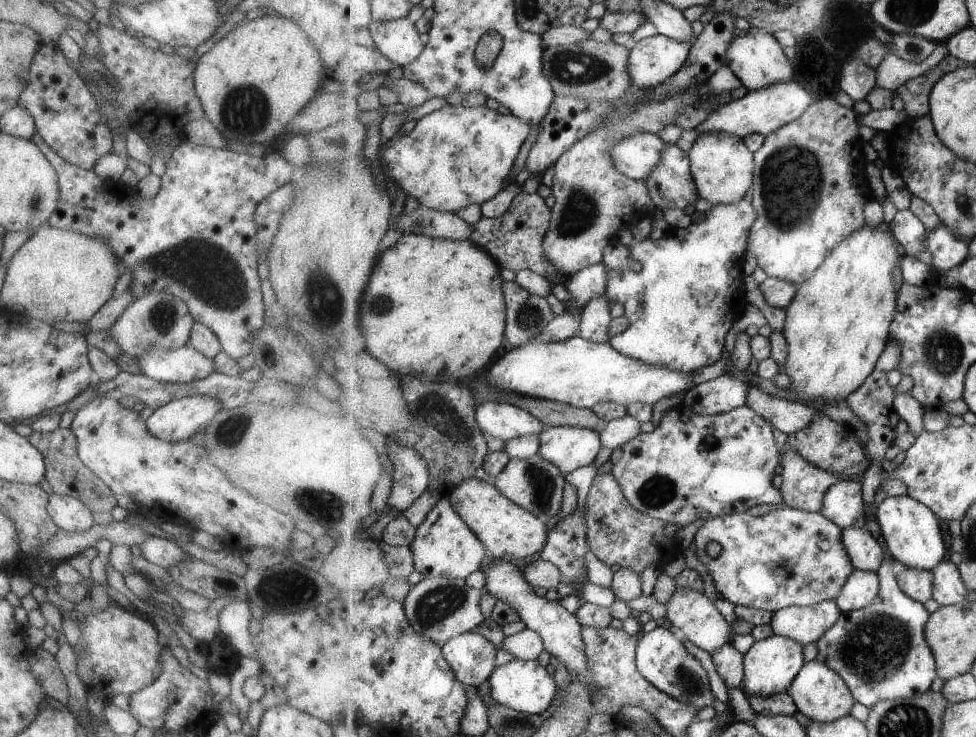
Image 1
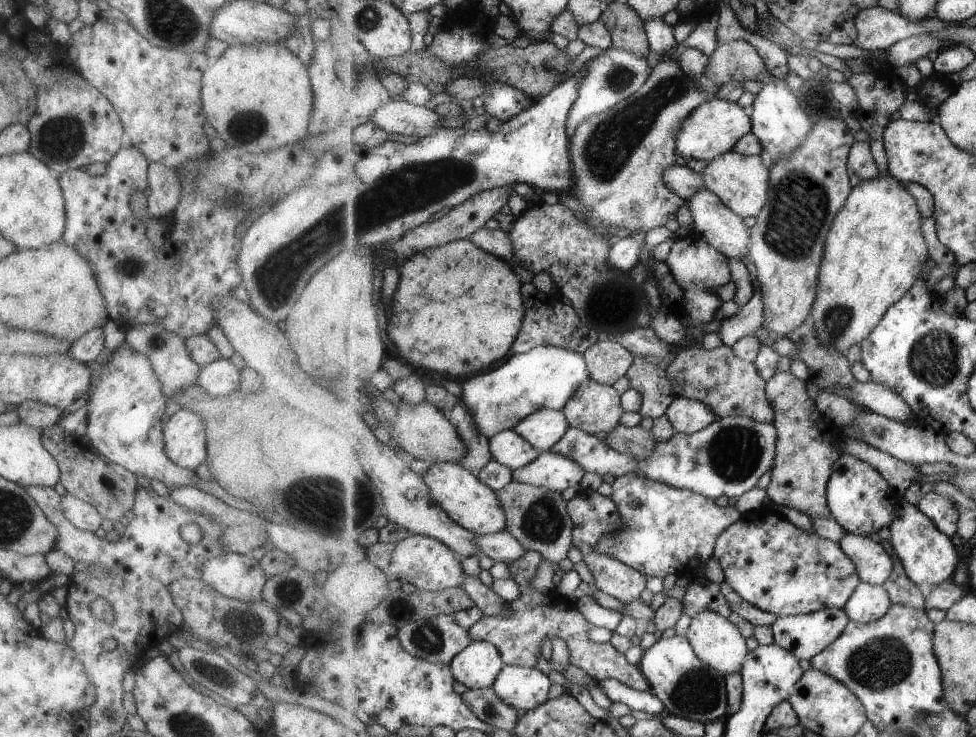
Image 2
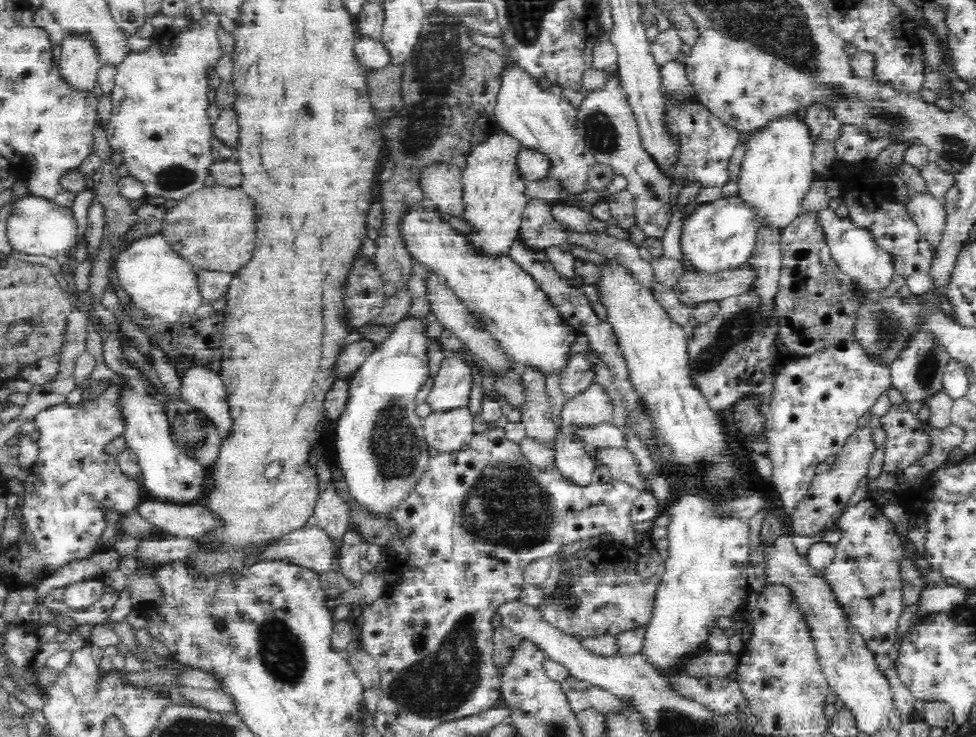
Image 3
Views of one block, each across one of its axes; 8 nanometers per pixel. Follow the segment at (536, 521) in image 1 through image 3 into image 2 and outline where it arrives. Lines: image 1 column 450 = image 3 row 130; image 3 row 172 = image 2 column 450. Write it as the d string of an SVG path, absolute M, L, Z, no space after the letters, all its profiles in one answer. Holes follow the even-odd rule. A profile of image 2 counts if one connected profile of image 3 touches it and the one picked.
M435 463L421 474L431 489L434 501L456 522L476 535L488 535L505 531L508 516L496 490L490 489L477 475L459 463Z

